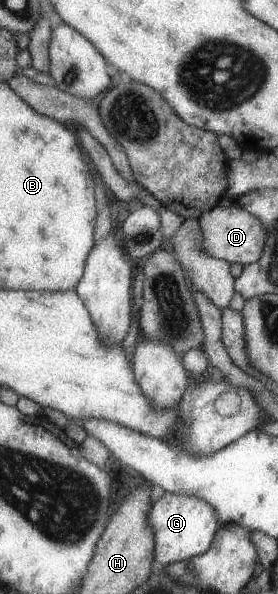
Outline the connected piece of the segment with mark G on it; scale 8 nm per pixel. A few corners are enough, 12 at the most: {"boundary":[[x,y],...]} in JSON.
{"boundary":[[201,498],[151,506],[152,571],[203,554],[220,527]]}

